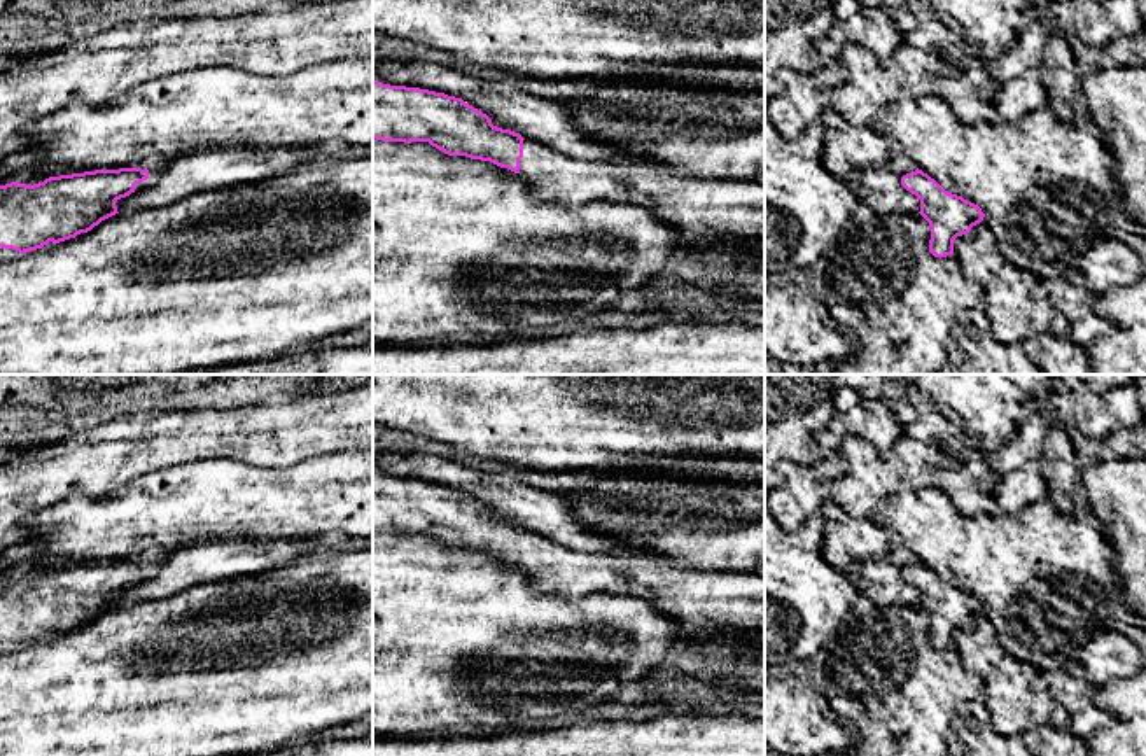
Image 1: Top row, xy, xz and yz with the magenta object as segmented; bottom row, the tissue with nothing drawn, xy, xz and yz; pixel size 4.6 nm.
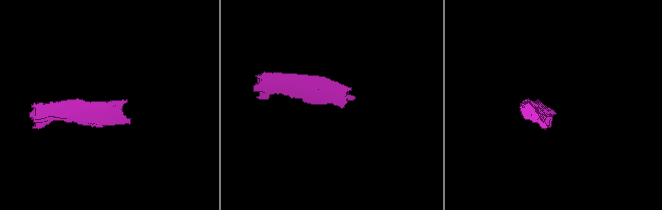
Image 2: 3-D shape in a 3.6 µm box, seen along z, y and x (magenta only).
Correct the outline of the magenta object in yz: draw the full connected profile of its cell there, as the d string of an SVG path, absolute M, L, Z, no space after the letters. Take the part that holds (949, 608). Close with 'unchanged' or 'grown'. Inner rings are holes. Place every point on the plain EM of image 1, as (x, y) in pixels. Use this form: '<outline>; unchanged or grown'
M922 562L901 569L901 578L920 592L920 607L929 614L929 644L934 649L954 646L954 632L968 626L985 609L982 600L945 583Z; unchanged

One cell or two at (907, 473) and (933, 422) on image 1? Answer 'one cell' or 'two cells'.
one cell

